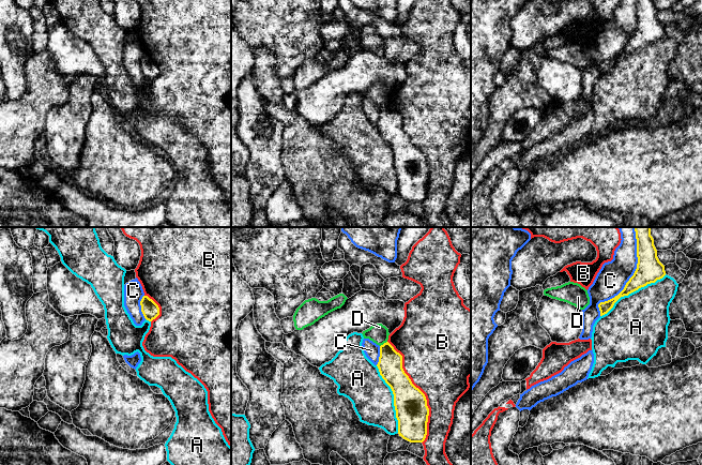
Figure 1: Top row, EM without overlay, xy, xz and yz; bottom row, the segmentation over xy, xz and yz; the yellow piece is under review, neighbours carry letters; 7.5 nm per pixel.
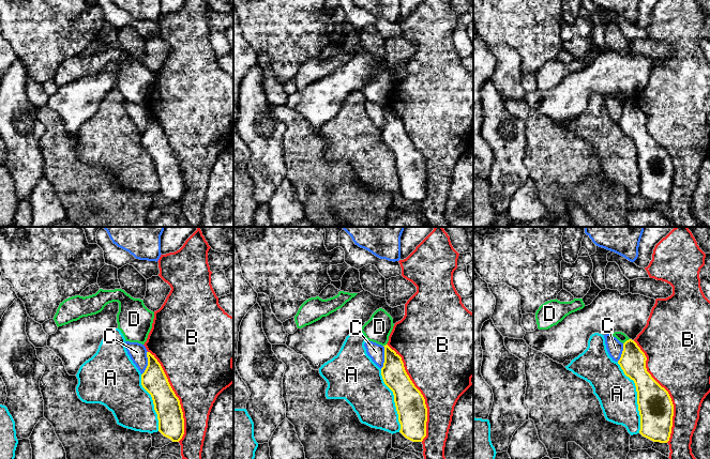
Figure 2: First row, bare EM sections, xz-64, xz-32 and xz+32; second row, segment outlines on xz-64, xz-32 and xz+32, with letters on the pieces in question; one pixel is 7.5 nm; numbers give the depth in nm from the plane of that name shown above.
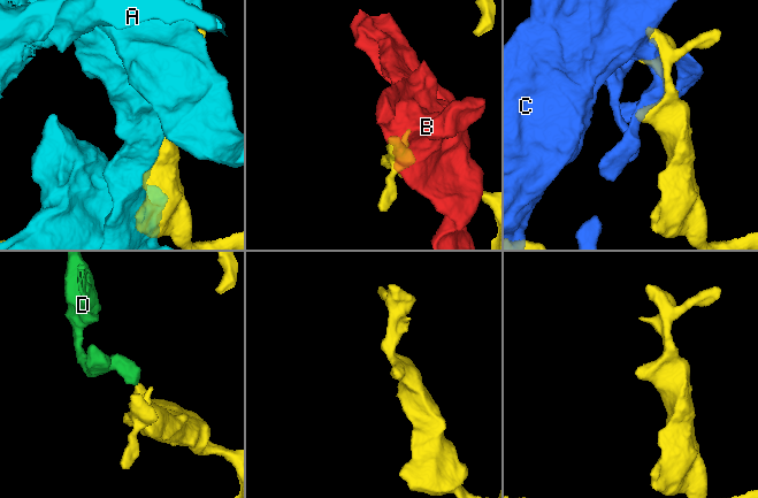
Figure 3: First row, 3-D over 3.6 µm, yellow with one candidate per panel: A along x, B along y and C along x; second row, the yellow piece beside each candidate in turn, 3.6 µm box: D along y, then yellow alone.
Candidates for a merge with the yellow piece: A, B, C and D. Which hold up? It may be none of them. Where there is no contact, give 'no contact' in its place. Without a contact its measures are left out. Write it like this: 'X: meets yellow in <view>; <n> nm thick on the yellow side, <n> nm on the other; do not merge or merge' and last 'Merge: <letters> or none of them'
A: meets yellow in yz; 190 nm thick on the yellow side, 440 nm on the other; do not merge
B: meets yellow in xz; 240 nm thick on the yellow side, 480 nm on the other; do not merge
C: meets yellow in yz; 190 nm thick on the yellow side, 220 nm on the other; do not merge
D: meets yellow in xz; 180 nm thick on the yellow side, 150 nm on the other; do not merge
Merge: none of them

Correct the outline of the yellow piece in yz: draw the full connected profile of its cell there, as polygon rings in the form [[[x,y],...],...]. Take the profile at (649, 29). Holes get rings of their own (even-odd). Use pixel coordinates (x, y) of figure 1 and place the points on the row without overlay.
[[[637,0],[637,17],[637,29],[624,49],[614,58],[598,64],[600,76],[607,74],[621,57],[628,56],[666,35],[665,26],[657,17],[654,0]]]

